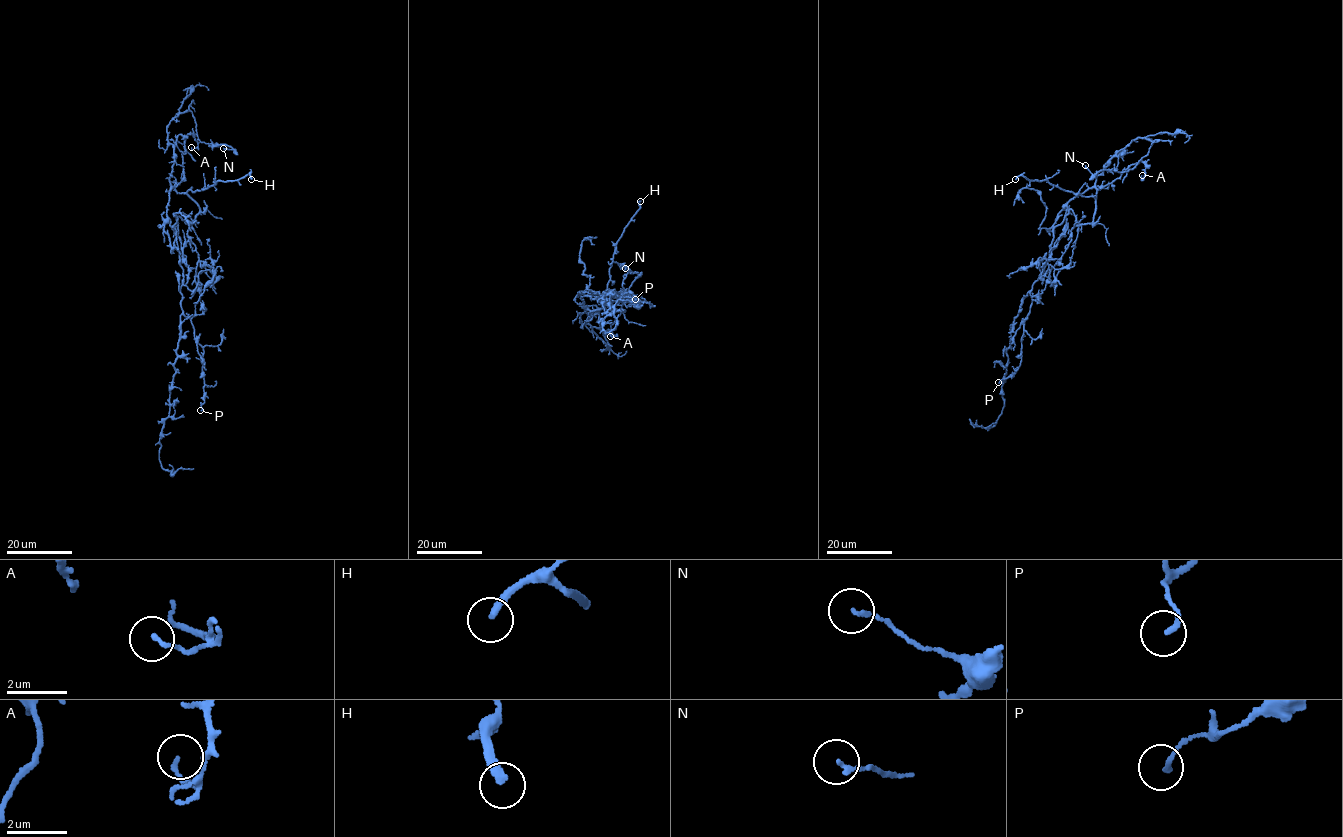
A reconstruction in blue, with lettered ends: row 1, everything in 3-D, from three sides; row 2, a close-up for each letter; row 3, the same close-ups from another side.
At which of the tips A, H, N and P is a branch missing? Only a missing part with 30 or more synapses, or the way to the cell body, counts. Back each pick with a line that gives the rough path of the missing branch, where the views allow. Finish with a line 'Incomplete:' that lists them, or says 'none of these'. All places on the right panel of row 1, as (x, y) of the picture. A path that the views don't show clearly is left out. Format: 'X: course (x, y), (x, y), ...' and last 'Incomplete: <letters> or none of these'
H: course (1015, 179), (1011, 182), (1007, 195), (1012, 203), (1012, 213), (1001, 207), (996, 190)
Incomplete: H

